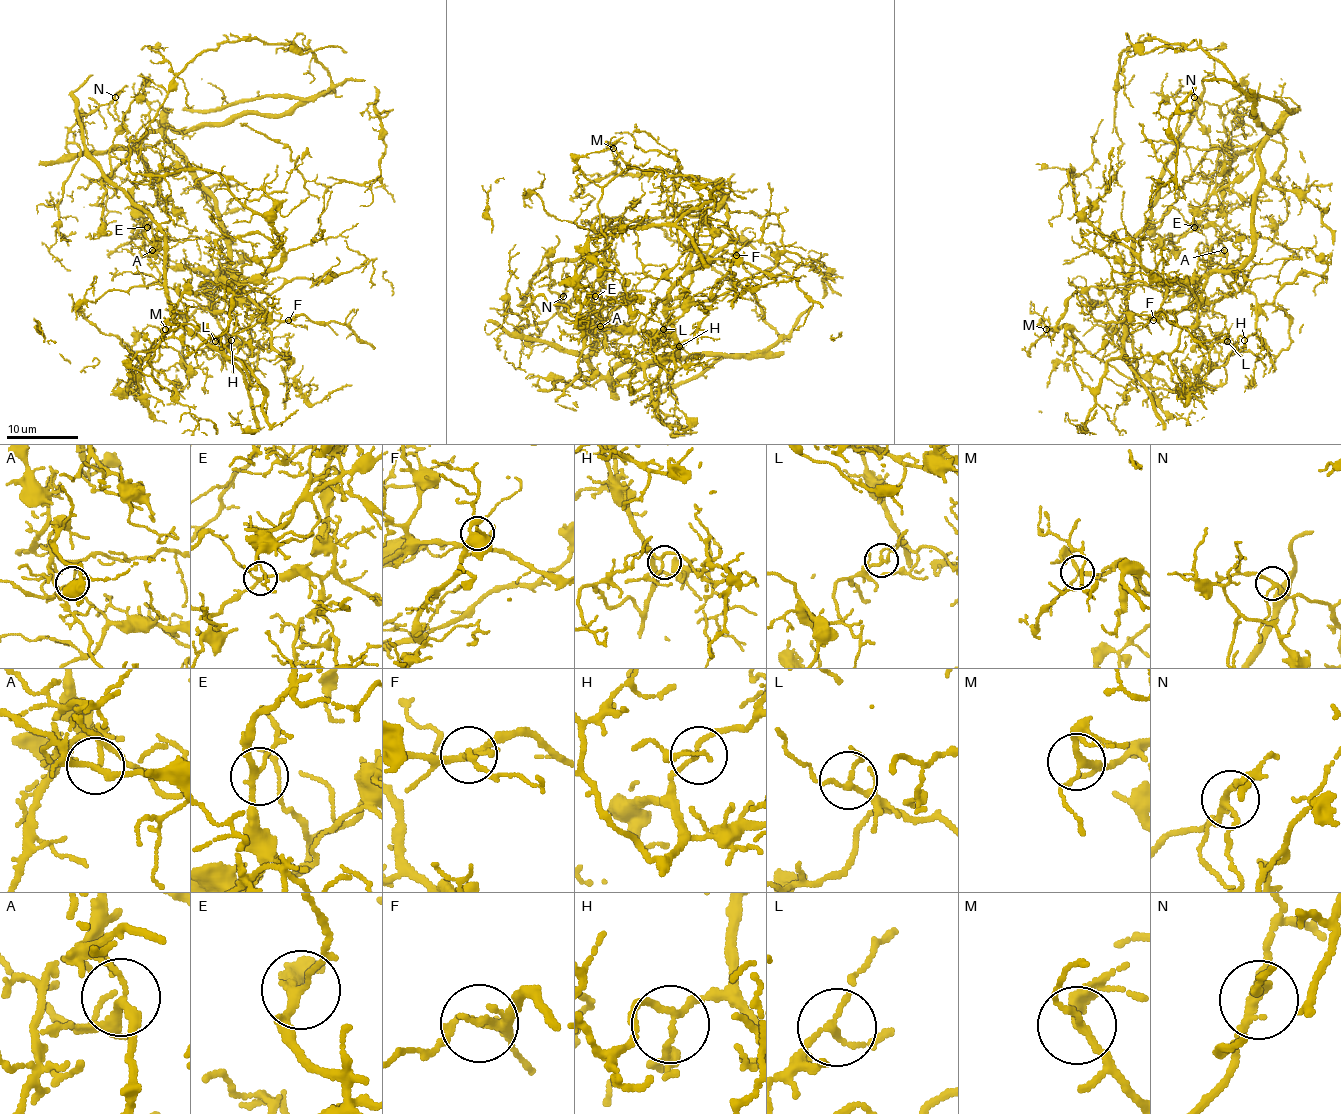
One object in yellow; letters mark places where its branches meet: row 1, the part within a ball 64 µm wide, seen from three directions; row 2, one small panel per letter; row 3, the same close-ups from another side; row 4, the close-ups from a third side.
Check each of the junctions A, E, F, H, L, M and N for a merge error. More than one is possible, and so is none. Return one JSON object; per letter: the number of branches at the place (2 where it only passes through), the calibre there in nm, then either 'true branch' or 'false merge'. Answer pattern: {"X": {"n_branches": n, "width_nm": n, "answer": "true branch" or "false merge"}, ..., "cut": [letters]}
{"A": {"n_branches": 3, "width_nm": 160, "answer": "false merge"}, "E": {"n_branches": 3, "width_nm": 170, "answer": "true branch"}, "F": {"n_branches": 3, "width_nm": 160, "answer": "true branch"}, "H": {"n_branches": 3, "width_nm": 120, "answer": "true branch"}, "L": {"n_branches": 3, "width_nm": 130, "answer": "true branch"}, "M": {"n_branches": 3, "width_nm": 170, "answer": "true branch"}, "N": {"n_branches": 3, "width_nm": 180, "answer": "true branch"}, "cut": ["A"]}

